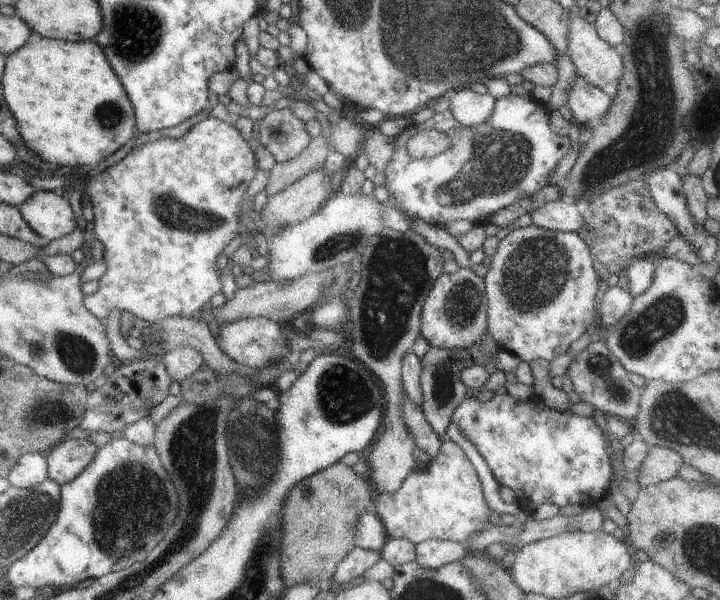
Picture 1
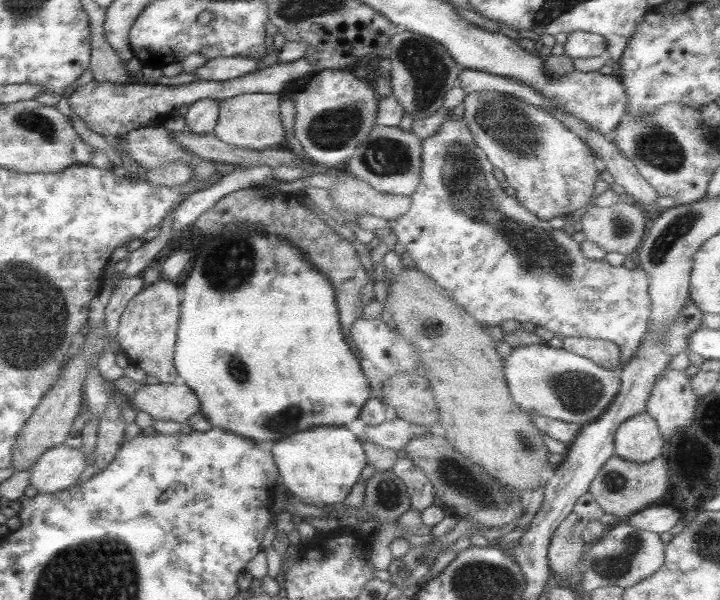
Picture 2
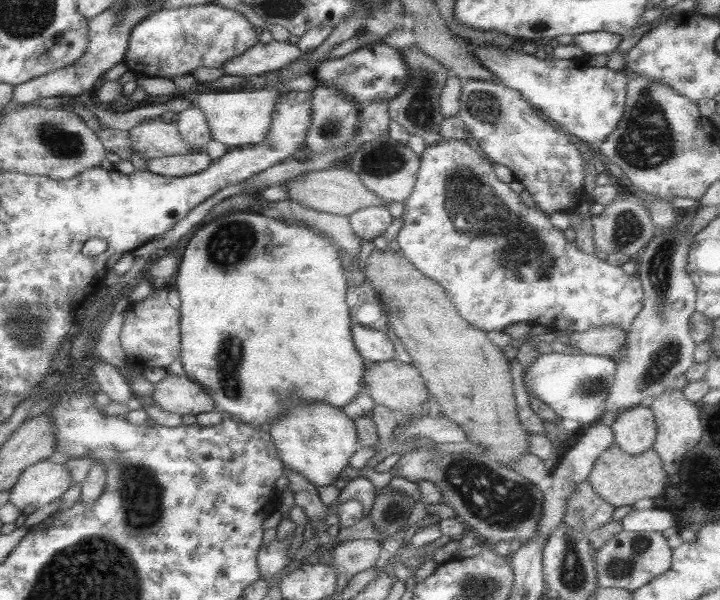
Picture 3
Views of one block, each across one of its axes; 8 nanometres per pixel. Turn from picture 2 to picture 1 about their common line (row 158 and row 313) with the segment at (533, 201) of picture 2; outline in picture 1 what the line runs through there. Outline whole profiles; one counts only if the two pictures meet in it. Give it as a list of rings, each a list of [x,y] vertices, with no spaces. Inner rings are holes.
[[[534,225],[526,227],[516,227],[510,232],[506,238],[502,239],[499,243],[496,253],[487,258],[486,266],[488,267],[488,274],[483,279],[485,282],[485,291],[488,299],[487,306],[487,332],[497,342],[499,348],[502,350],[510,351],[516,356],[519,356],[522,361],[529,363],[531,360],[546,359],[551,361],[556,356],[568,351],[570,344],[574,340],[578,340],[588,326],[596,322],[596,294],[598,291],[598,284],[600,284],[600,274],[594,267],[594,258],[591,255],[589,246],[580,238],[578,233],[553,231],[550,229],[540,228]]]

